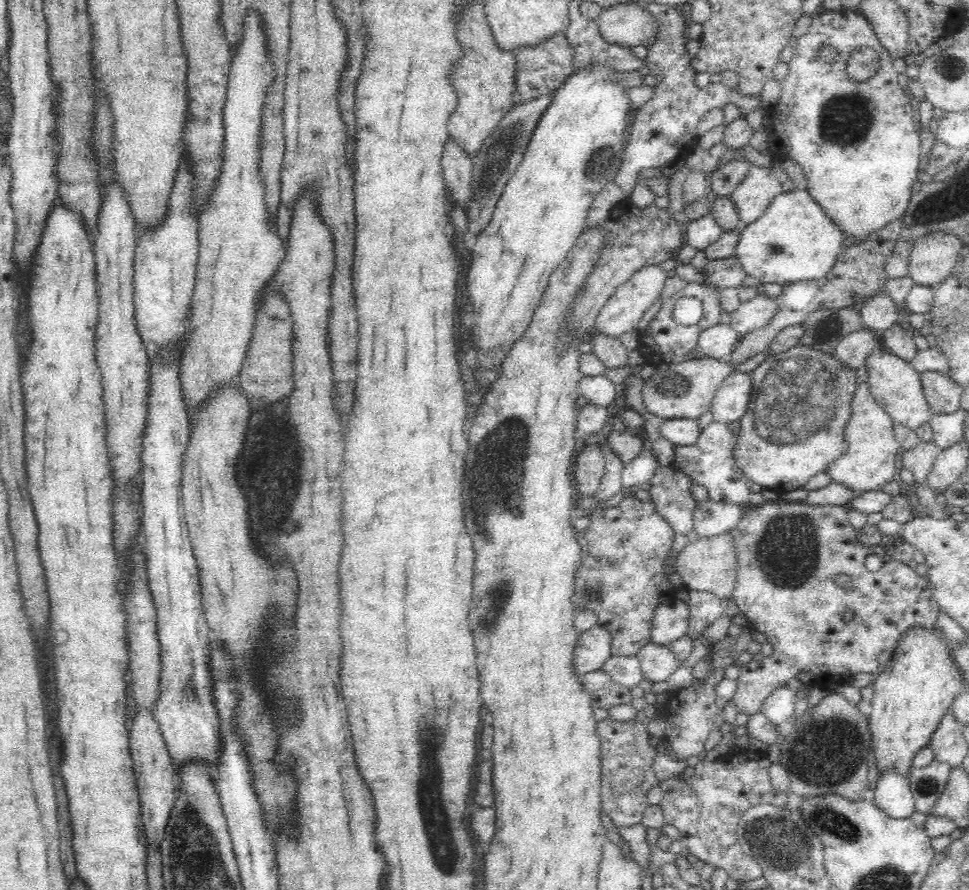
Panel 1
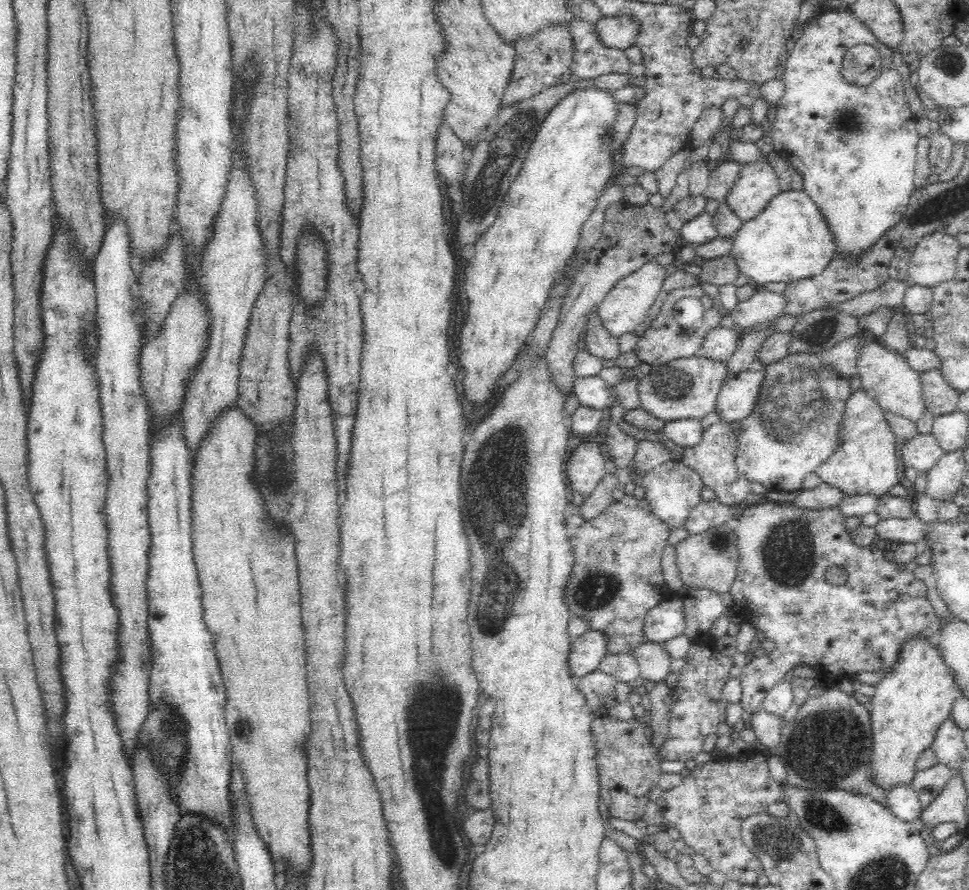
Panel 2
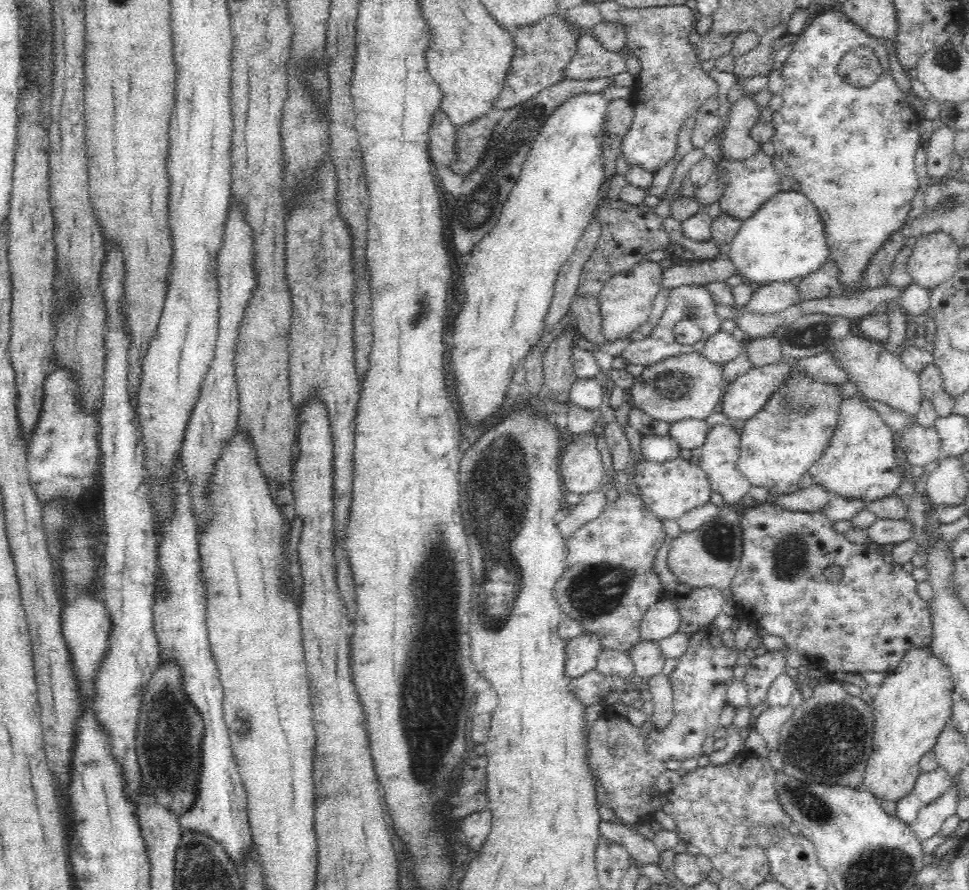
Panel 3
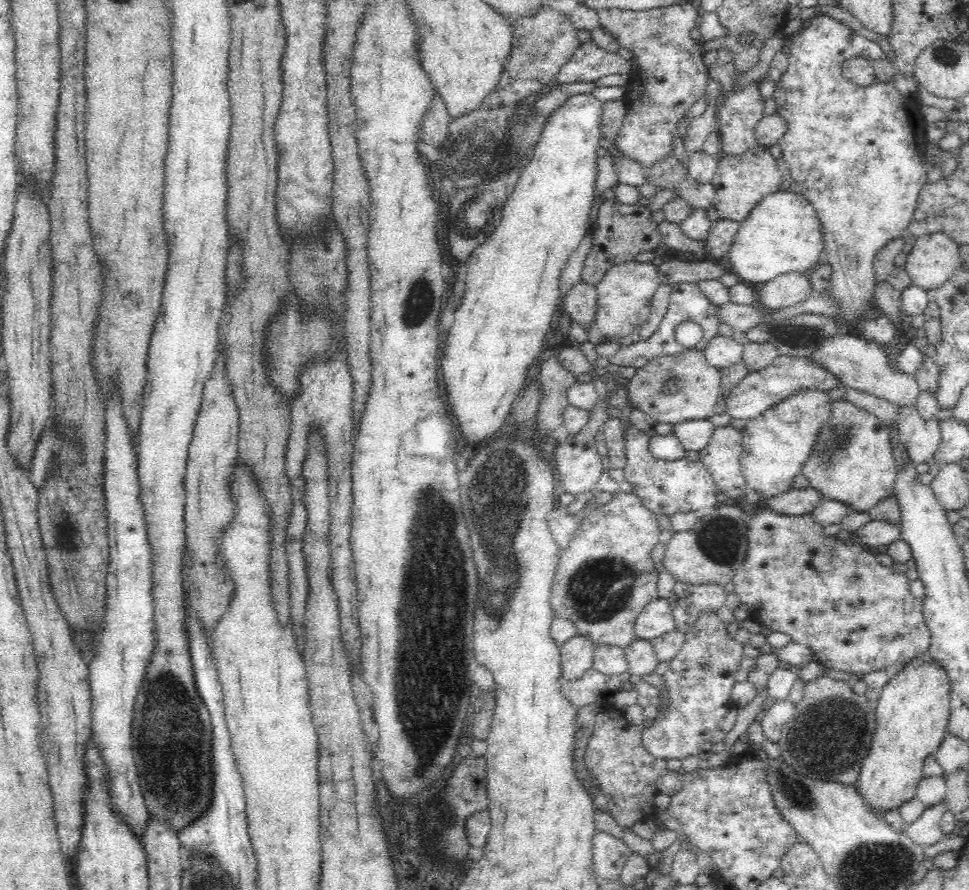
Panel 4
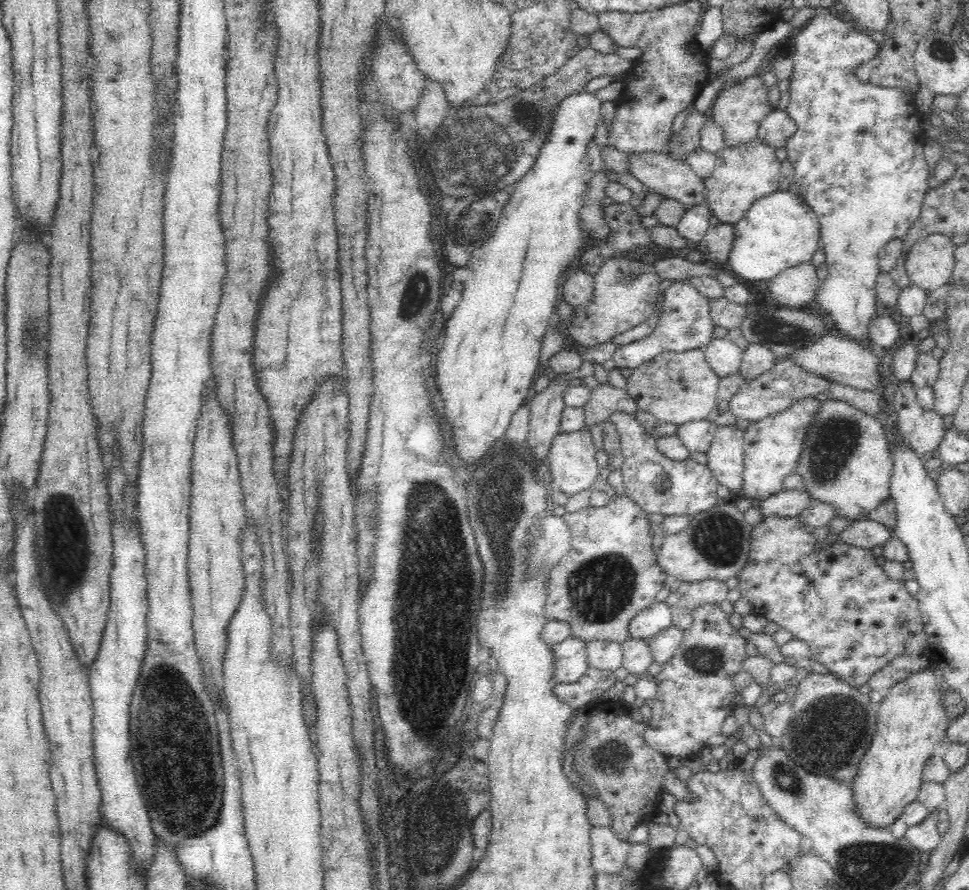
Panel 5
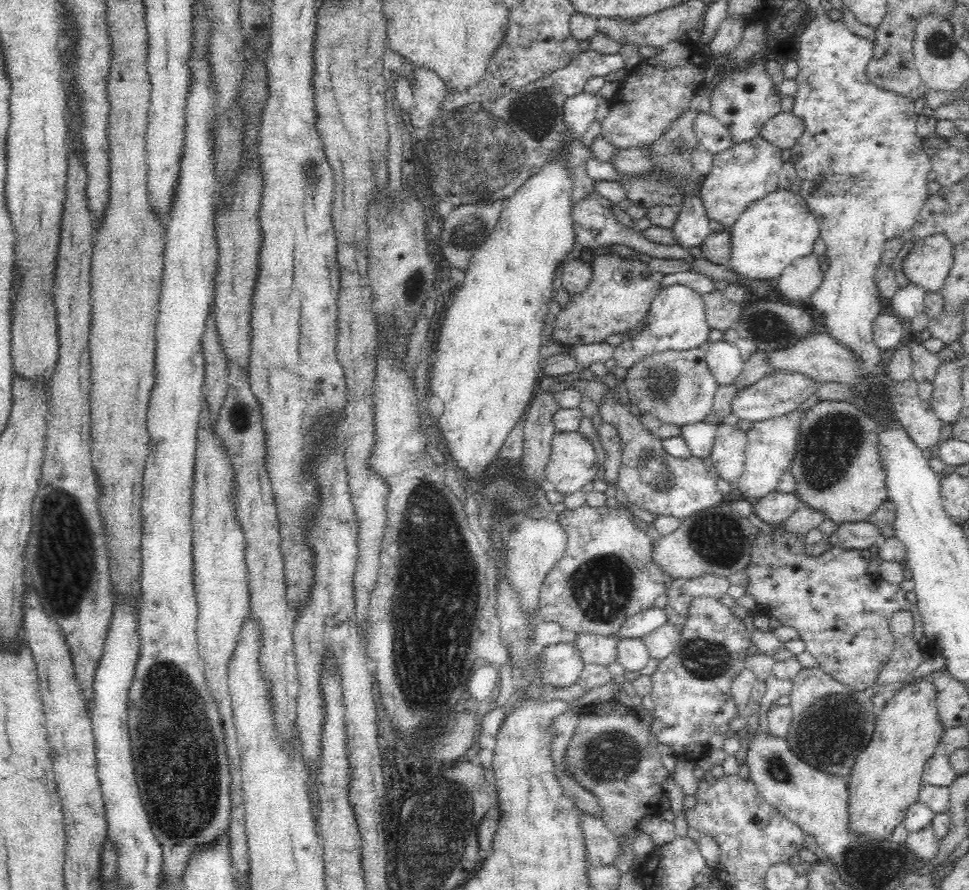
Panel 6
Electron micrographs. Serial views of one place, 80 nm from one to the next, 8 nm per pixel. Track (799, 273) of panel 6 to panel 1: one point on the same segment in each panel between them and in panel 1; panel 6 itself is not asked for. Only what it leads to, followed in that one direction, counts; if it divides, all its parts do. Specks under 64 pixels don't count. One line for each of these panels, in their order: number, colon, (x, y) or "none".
1: (749, 316)
2: (763, 306)
3: (773, 297)
4: (783, 291)
5: (795, 287)

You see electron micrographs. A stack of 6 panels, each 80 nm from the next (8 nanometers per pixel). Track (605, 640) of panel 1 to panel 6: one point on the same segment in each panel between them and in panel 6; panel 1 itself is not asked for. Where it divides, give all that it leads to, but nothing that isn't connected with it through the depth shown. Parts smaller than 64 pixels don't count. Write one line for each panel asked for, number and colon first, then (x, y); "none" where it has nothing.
2: (587, 650)
3: (583, 651)
4: (577, 653)
5: (570, 656)
6: (561, 663)

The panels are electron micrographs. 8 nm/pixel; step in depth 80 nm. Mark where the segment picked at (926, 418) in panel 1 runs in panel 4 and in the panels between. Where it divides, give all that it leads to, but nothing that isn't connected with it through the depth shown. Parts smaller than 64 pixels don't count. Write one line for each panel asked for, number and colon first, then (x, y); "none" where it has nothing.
2: (885, 375)
3: (879, 375)
4: (858, 363)

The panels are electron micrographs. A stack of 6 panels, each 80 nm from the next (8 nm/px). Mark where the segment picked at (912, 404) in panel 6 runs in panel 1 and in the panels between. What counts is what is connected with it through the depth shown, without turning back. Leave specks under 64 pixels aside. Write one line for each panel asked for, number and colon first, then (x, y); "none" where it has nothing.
1: (919, 460)
2: (921, 453)
3: (922, 447)
4: (921, 438)
5: (922, 430)

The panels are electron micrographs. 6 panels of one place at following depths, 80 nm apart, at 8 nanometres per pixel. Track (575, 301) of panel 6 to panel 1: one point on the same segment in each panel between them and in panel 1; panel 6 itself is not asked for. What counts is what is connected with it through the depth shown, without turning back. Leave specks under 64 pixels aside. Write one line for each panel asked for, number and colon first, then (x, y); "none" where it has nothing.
1: (622, 312)
2: (628, 303)
3: (625, 302)
4: (624, 296)
5: (624, 293)

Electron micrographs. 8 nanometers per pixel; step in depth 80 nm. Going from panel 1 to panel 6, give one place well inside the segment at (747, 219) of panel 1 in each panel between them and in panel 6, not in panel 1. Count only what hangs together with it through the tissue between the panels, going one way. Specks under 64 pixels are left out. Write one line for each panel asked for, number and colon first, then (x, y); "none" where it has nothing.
2: (757, 184)
3: (750, 183)
4: (741, 182)
5: (742, 175)
6: (746, 172)

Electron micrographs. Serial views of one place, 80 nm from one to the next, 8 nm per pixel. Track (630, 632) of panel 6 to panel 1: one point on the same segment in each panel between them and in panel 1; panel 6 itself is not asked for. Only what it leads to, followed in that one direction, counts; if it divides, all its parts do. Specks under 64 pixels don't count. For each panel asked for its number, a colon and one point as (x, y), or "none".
1: (672, 622)
2: (667, 620)
3: (662, 619)
4: (657, 618)
5: (657, 617)

